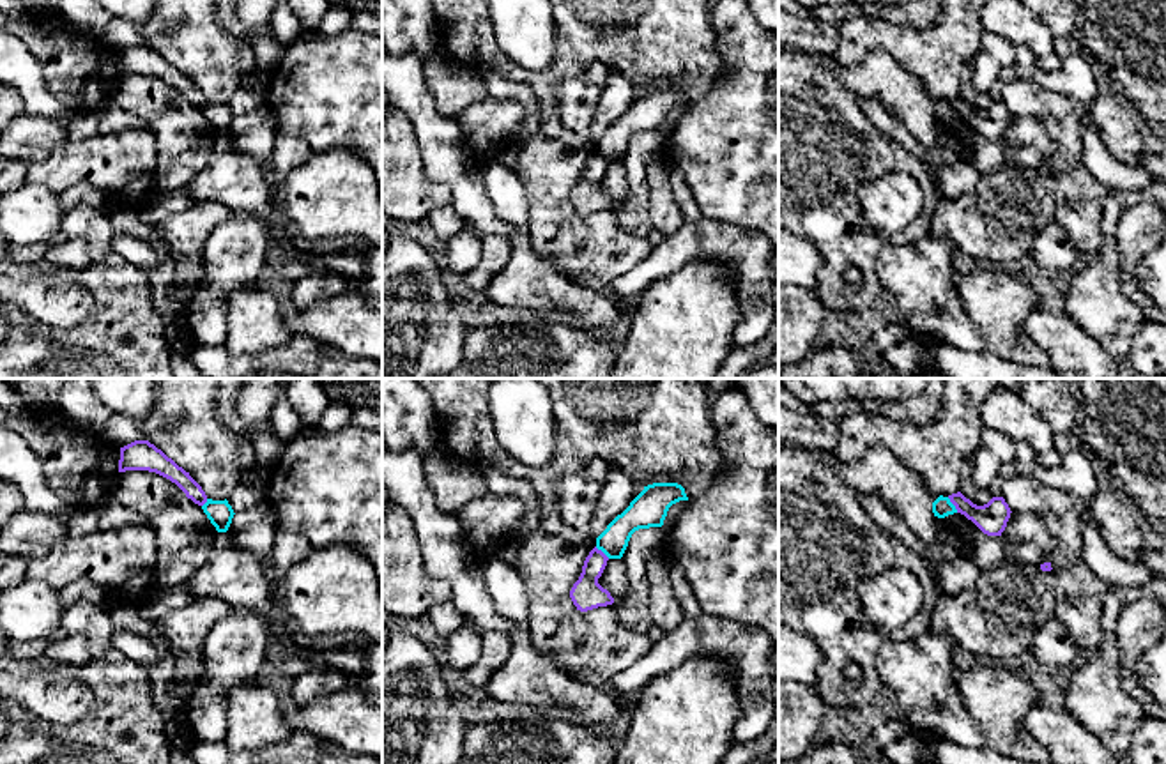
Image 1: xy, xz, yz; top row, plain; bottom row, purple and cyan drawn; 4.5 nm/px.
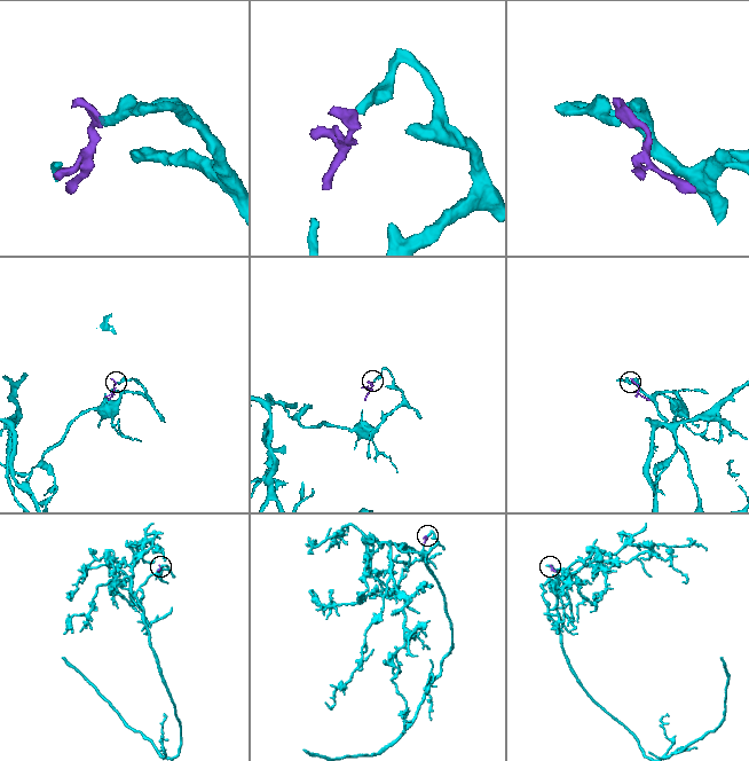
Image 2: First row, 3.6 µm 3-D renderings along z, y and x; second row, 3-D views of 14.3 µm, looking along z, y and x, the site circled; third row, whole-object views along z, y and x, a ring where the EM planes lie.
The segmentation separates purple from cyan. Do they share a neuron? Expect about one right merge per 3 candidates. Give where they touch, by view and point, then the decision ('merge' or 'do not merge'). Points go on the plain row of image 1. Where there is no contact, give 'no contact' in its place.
meets purple in yz at (952, 106); do not merge

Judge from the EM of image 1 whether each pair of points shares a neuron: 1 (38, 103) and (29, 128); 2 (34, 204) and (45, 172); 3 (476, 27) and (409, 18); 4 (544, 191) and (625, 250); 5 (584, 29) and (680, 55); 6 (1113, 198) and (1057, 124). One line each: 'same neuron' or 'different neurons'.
1: different neurons
2: different neurons
3: different neurons
4: same neuron
5: same neuron
6: different neurons

